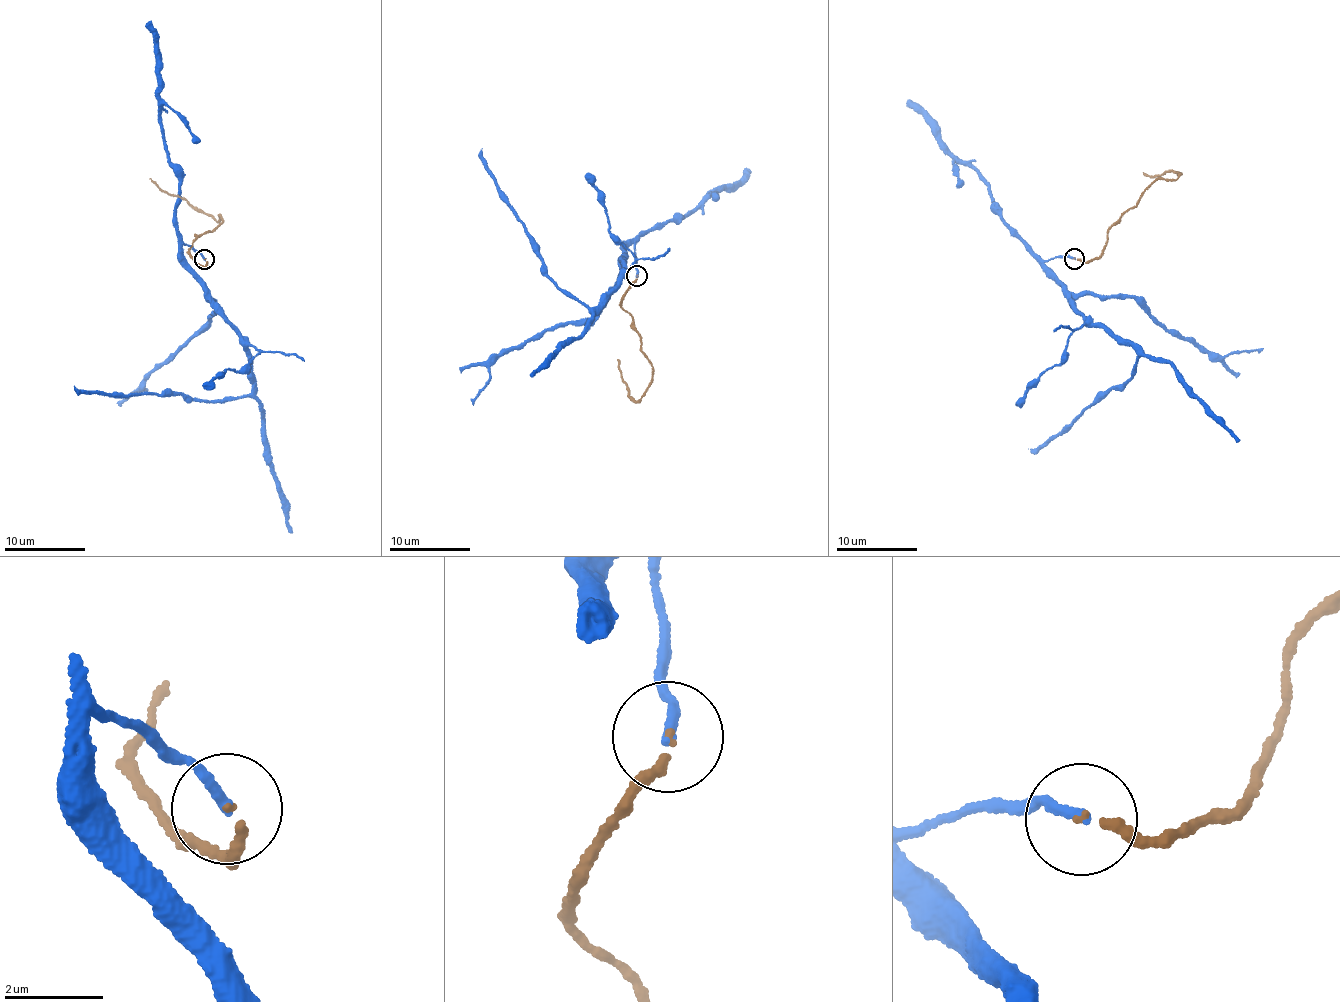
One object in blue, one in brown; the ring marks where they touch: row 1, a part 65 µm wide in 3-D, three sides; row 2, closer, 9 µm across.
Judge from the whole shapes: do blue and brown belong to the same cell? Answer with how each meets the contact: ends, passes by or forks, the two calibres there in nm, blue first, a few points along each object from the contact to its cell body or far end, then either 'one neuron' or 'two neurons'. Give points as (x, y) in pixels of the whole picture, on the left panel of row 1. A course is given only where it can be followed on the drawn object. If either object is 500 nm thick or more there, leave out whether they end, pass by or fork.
blue ends; brown ends; calibres 200 and 140 nm; course blue (205, 259), (181, 245), (204, 297), (247, 348), (250, 394), (212, 400), (74, 386); course brown (205, 259), (205, 266), (190, 252), (196, 239), (222, 220), (164, 192), (150, 177); one neuron

